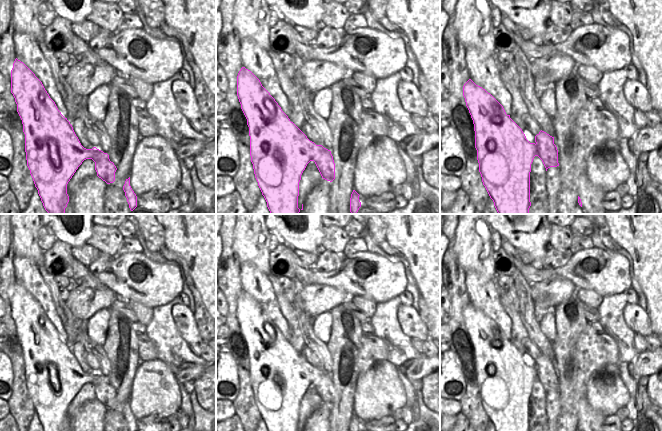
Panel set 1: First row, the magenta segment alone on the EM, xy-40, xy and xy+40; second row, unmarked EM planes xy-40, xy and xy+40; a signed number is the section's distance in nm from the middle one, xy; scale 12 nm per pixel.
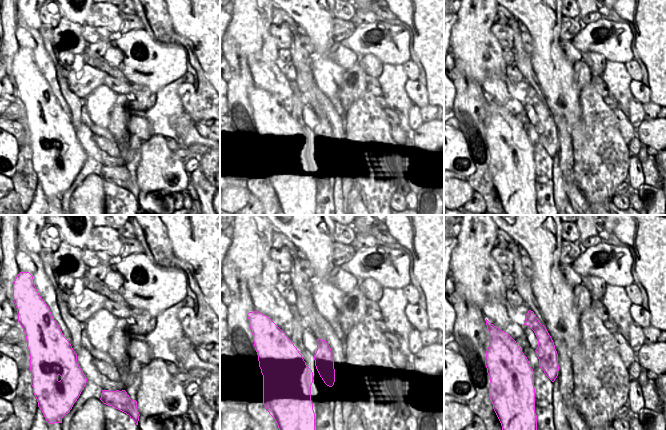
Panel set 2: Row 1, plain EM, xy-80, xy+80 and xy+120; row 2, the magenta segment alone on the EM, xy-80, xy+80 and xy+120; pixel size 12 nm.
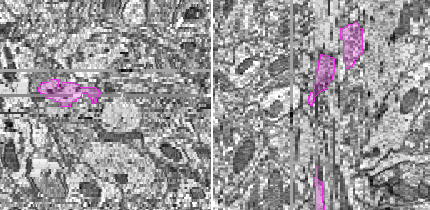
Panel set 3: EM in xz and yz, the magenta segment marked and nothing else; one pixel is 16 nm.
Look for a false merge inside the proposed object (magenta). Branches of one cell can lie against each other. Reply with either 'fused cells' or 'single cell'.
single cell

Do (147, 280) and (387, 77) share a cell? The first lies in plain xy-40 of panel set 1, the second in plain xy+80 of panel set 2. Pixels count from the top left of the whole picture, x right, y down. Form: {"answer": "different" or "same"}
{"answer": "different"}

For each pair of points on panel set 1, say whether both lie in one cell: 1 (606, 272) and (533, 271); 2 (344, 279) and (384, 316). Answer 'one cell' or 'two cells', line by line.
1: one cell
2: two cells

